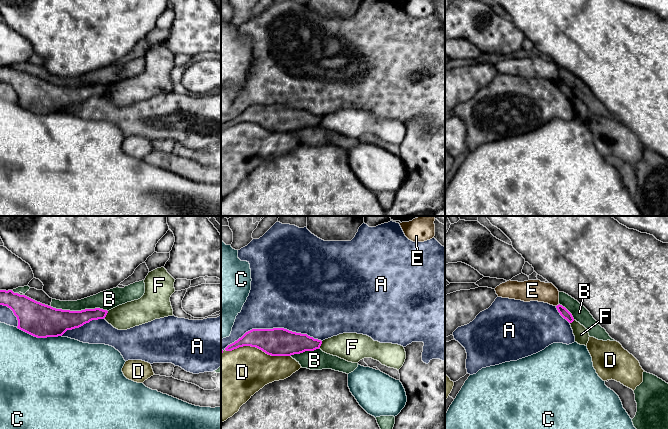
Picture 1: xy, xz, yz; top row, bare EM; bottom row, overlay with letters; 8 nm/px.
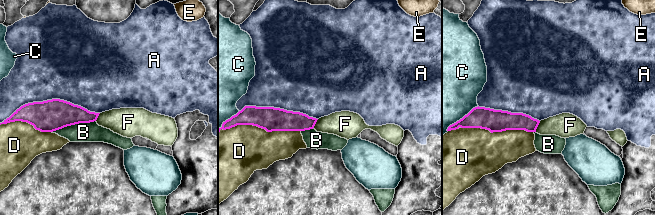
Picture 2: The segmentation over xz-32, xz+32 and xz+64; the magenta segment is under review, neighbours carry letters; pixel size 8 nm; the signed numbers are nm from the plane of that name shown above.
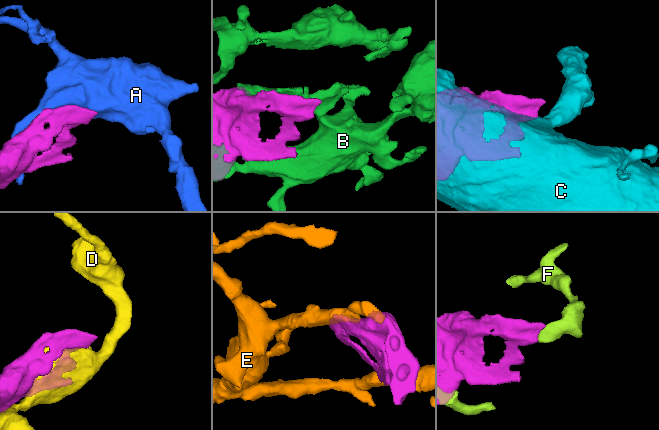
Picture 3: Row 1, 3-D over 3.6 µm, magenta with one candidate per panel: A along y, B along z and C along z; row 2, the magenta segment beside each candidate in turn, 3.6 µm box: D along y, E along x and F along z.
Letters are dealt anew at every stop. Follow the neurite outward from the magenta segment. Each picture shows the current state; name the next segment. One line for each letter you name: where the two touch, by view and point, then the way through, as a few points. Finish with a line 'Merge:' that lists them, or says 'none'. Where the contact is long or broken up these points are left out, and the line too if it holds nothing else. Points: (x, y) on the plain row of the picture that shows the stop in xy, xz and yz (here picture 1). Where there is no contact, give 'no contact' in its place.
Merge: none

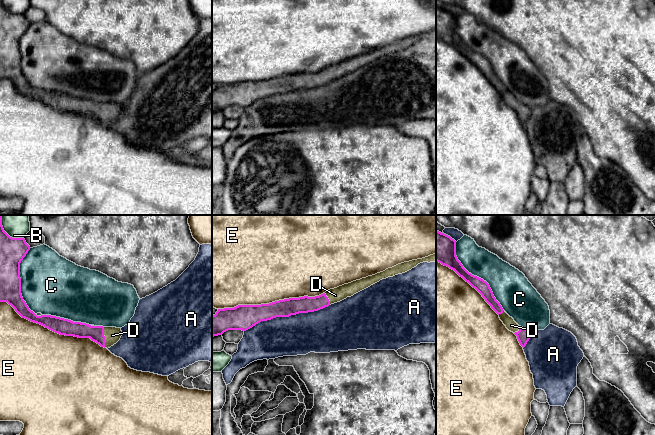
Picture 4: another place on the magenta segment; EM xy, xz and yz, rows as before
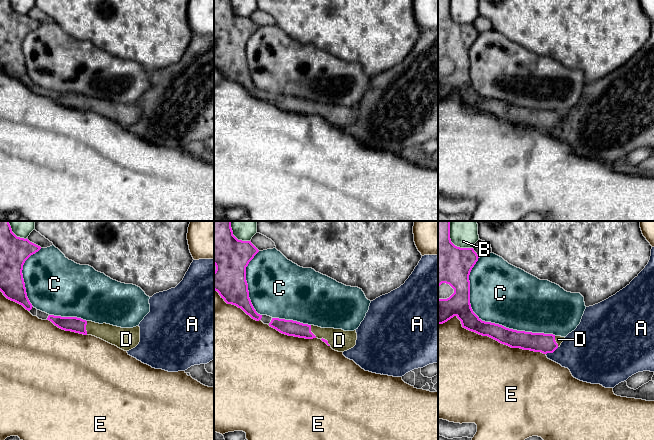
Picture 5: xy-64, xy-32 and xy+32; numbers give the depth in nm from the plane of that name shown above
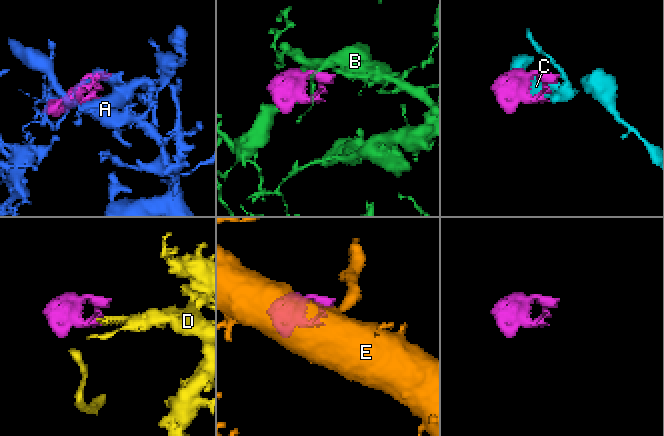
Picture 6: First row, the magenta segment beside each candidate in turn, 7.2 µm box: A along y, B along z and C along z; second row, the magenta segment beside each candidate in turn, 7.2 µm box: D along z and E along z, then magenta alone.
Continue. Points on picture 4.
D: meets magenta in xy at (104, 113)
Merge: D

